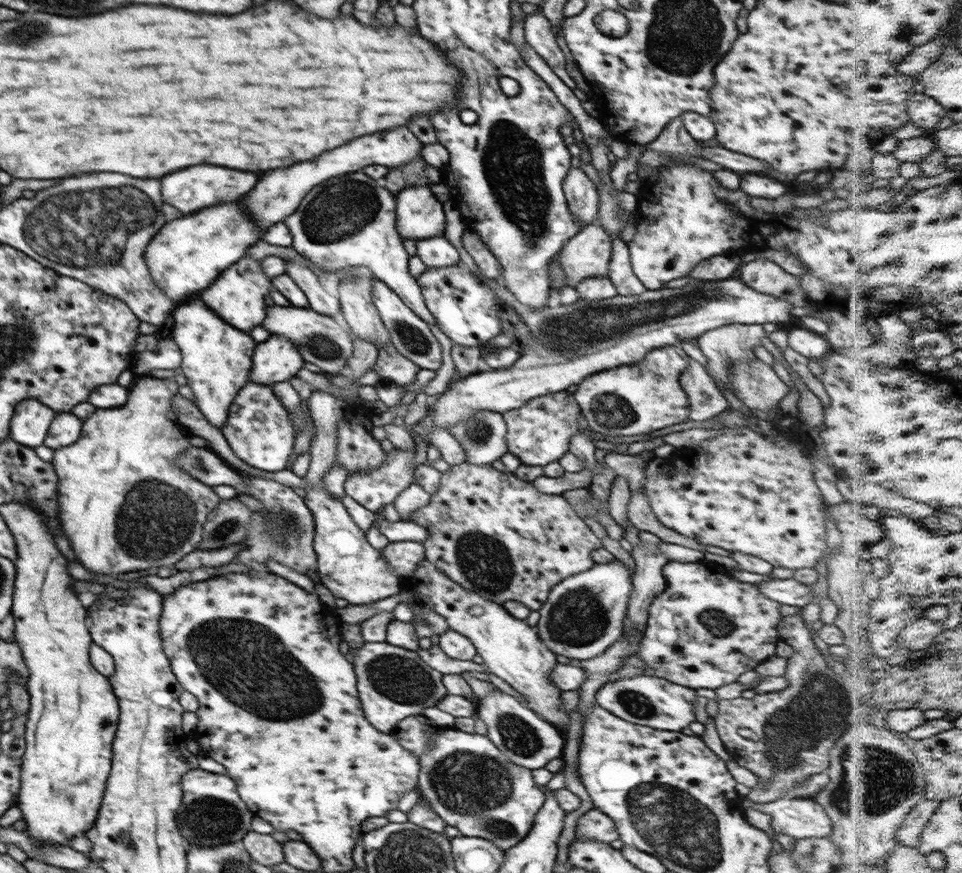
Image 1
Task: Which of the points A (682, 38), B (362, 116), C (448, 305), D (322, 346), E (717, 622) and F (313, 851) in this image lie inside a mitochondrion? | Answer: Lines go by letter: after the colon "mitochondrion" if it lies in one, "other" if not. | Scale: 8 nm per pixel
A: mitochondrion
B: other
C: other
D: mitochondrion
E: mitochondrion
F: other

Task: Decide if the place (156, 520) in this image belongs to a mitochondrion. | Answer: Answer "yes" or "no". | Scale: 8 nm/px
yes

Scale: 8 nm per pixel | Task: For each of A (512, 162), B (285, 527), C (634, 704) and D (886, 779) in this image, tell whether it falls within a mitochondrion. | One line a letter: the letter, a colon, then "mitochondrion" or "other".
A: mitochondrion
B: mitochondrion
C: mitochondrion
D: mitochondrion

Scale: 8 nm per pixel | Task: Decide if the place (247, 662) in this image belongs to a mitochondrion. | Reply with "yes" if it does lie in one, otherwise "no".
yes

